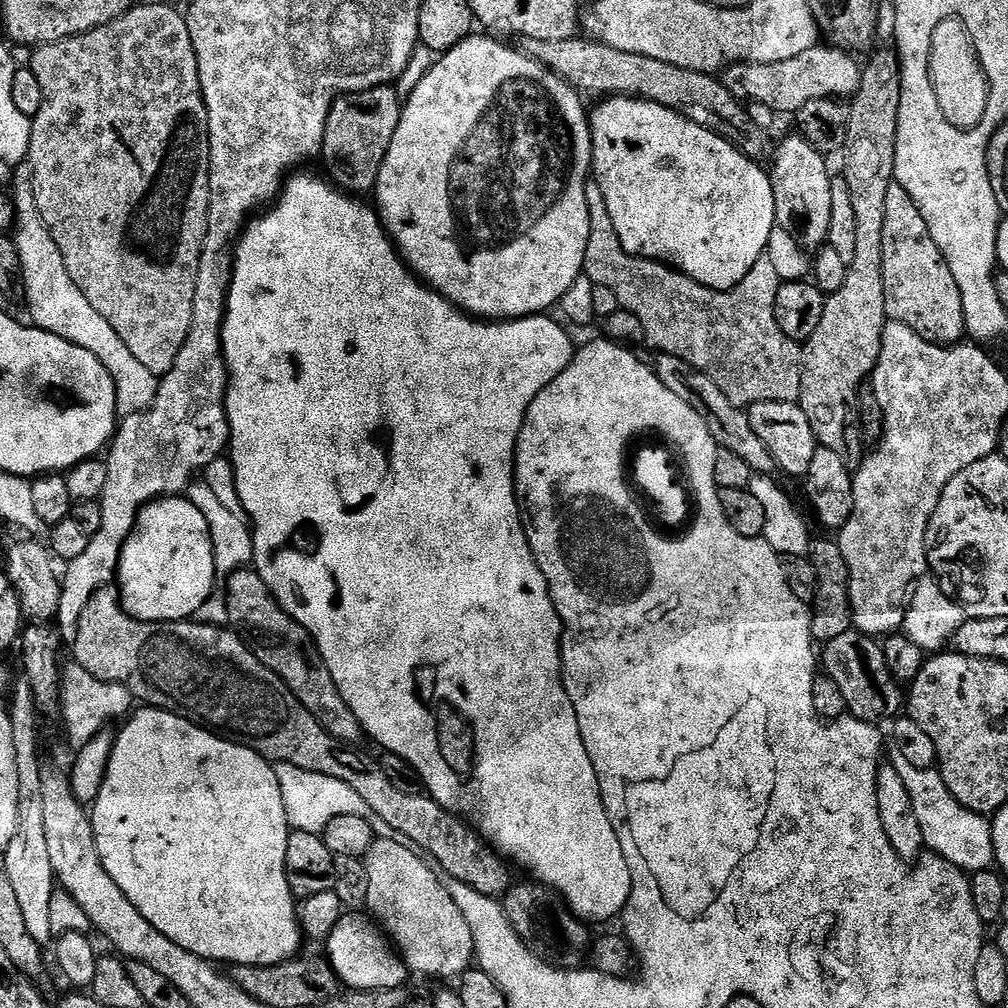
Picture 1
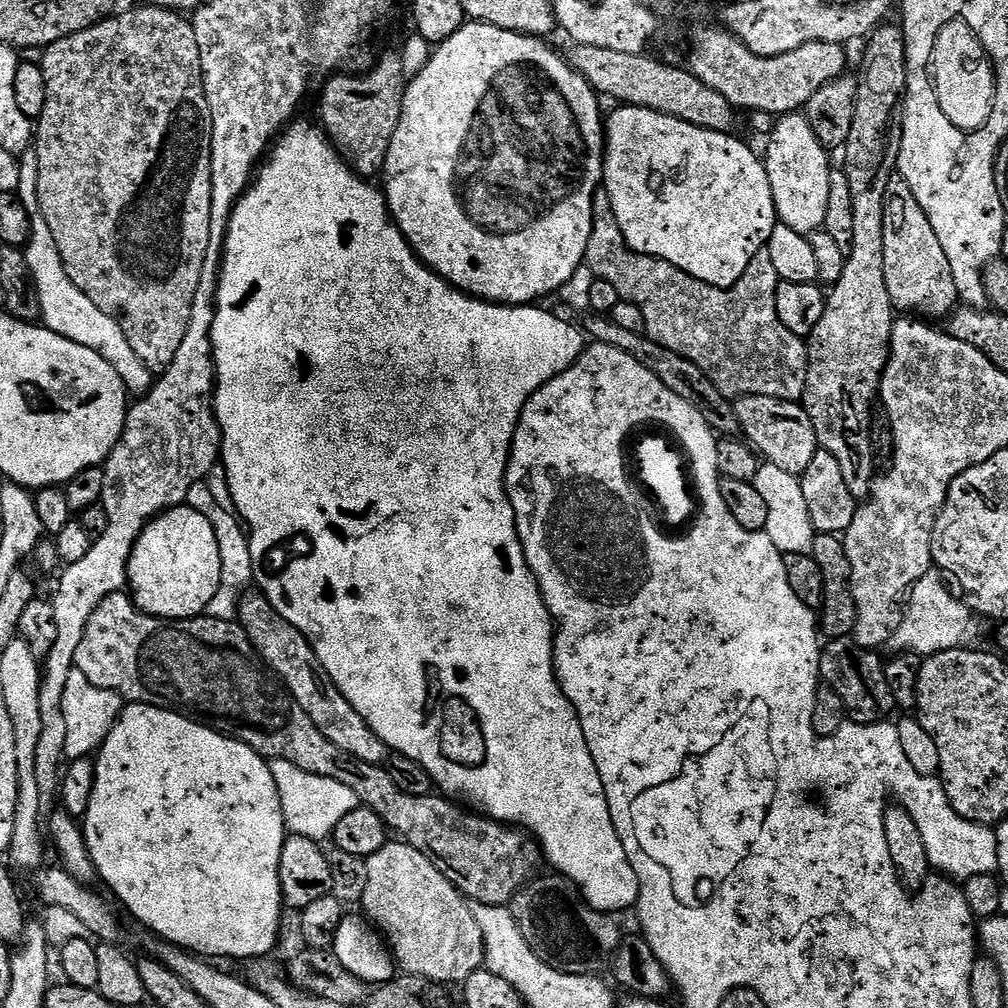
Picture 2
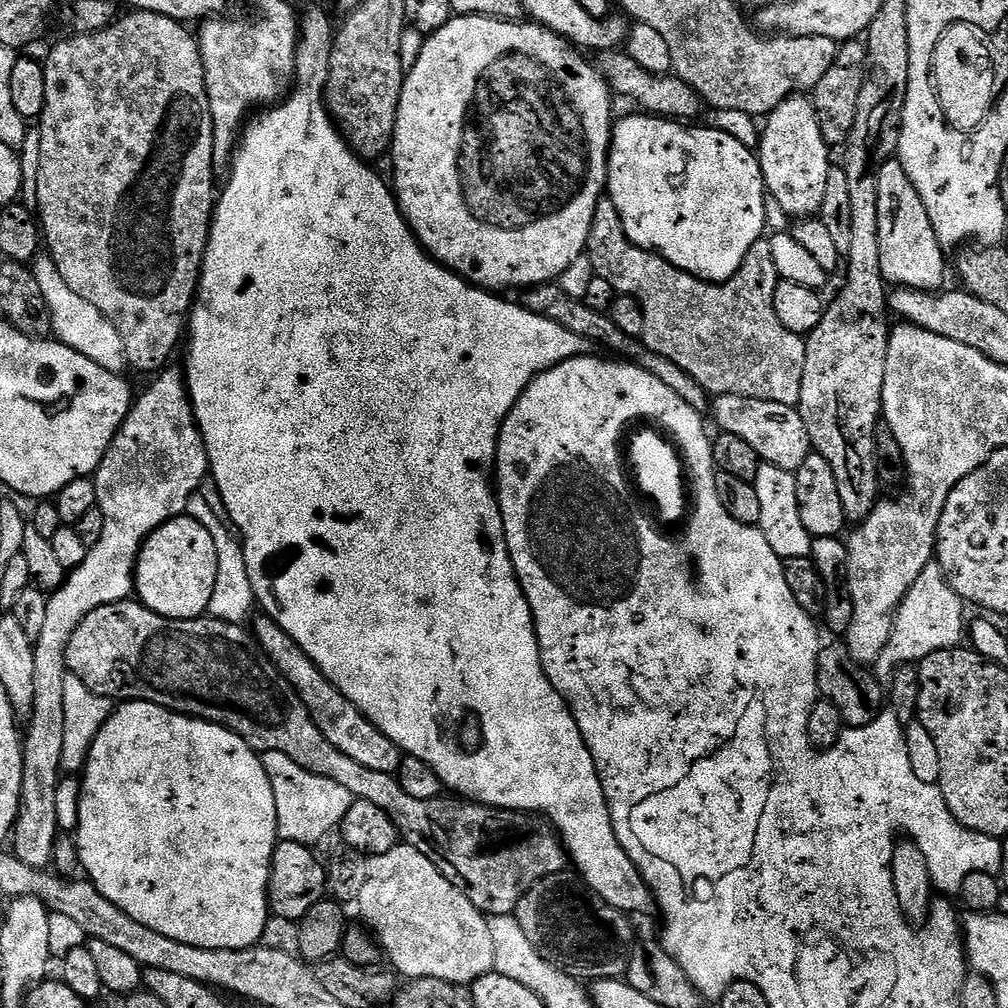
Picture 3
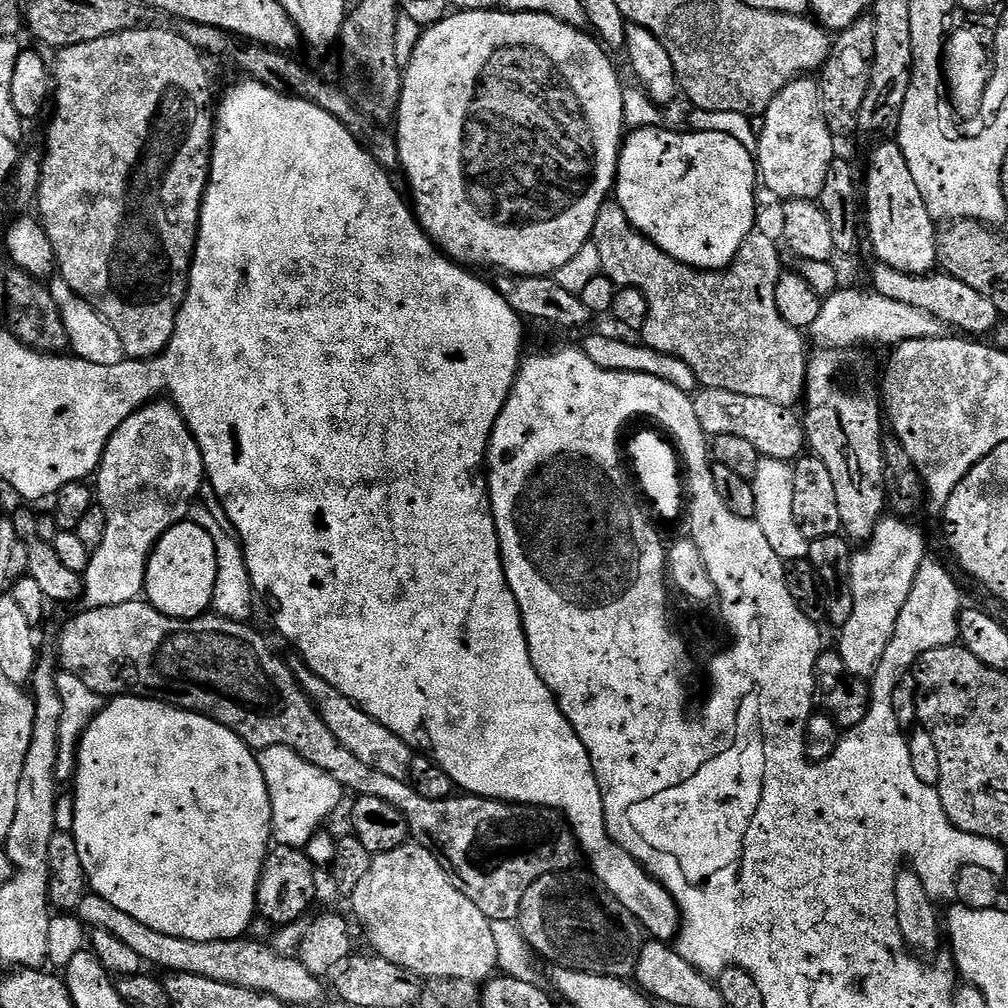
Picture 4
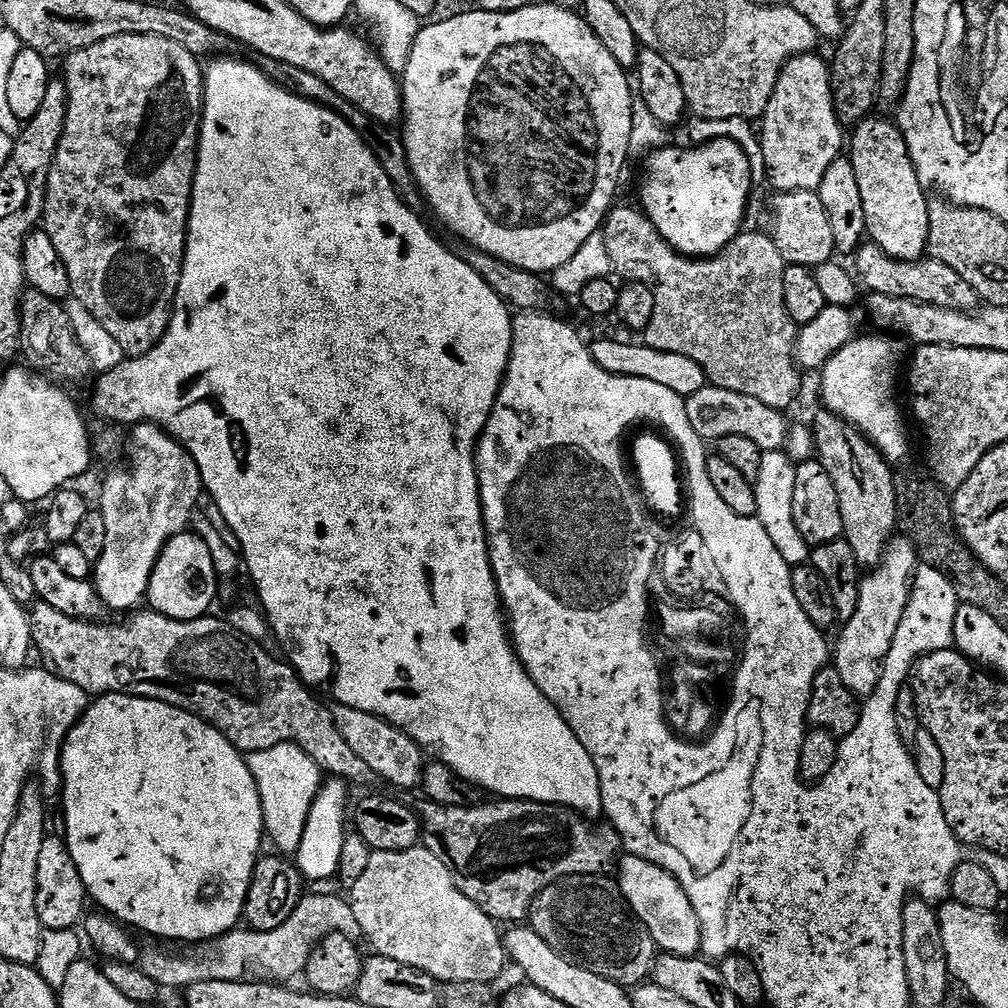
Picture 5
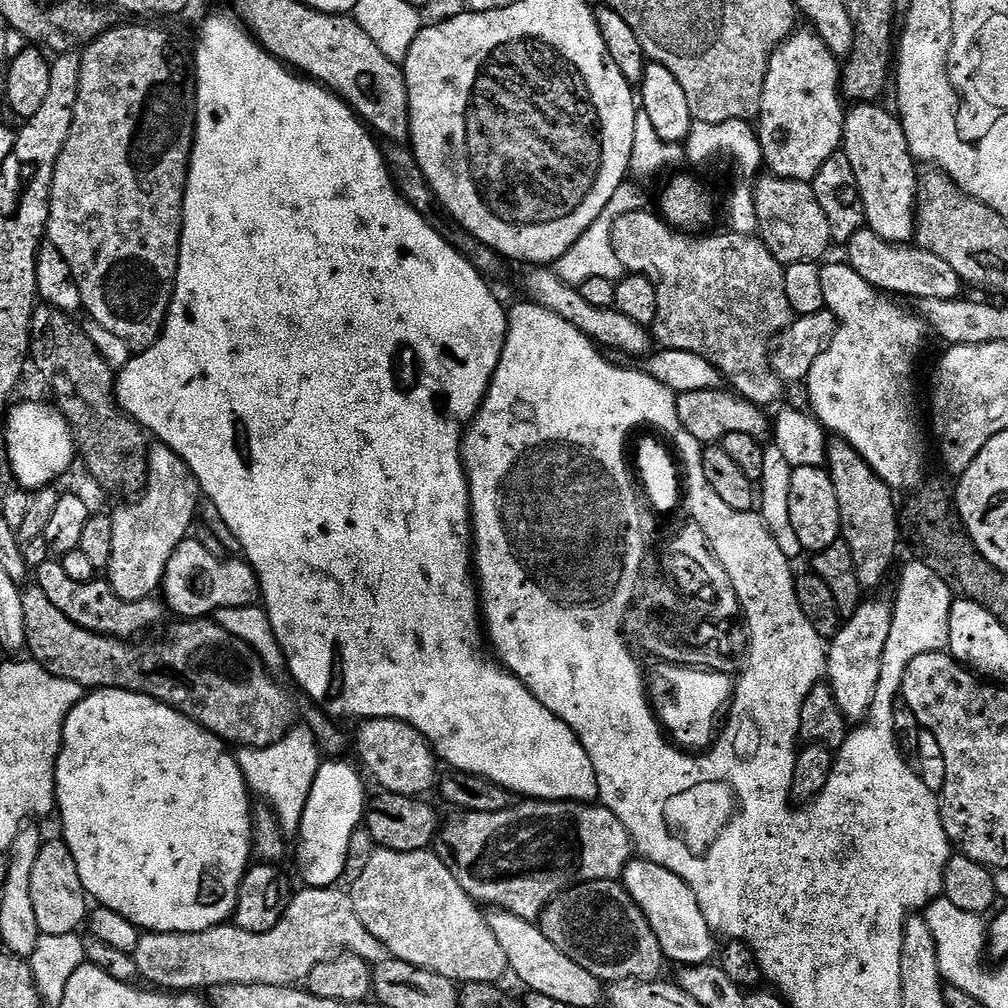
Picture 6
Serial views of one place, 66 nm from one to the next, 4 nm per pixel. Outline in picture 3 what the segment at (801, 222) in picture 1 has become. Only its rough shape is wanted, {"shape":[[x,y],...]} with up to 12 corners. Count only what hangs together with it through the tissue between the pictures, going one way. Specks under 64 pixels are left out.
{"shape":[[811,99],[768,113],[758,155],[771,203],[815,217],[830,146]]}

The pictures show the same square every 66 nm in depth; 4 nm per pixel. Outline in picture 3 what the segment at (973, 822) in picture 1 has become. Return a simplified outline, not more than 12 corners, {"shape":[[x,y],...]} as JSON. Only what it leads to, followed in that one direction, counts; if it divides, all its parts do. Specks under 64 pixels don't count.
{"shape":[[884,784],[888,859],[900,833],[932,885],[959,895],[969,874],[1001,873],[1003,843],[962,827],[939,785]]}

